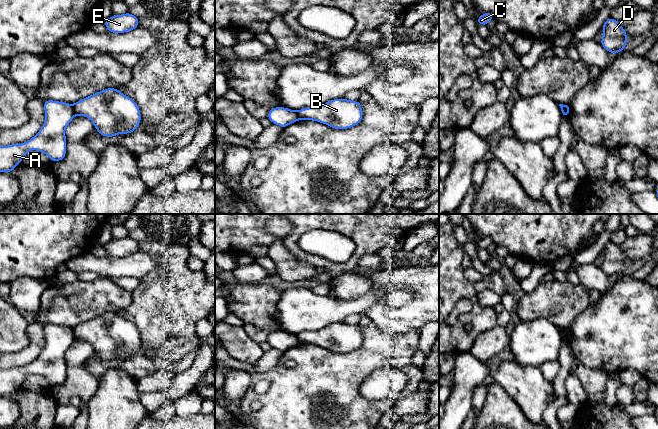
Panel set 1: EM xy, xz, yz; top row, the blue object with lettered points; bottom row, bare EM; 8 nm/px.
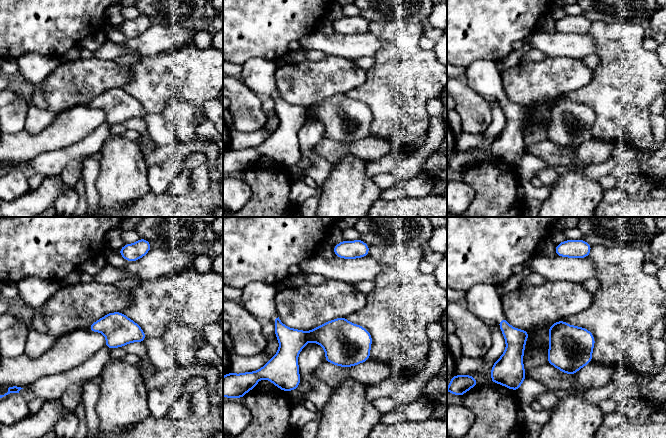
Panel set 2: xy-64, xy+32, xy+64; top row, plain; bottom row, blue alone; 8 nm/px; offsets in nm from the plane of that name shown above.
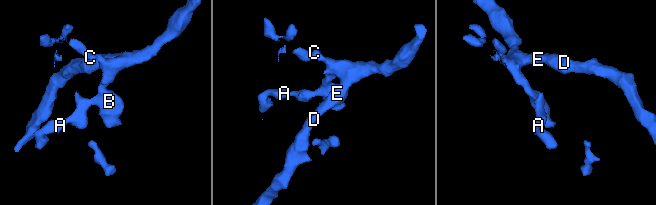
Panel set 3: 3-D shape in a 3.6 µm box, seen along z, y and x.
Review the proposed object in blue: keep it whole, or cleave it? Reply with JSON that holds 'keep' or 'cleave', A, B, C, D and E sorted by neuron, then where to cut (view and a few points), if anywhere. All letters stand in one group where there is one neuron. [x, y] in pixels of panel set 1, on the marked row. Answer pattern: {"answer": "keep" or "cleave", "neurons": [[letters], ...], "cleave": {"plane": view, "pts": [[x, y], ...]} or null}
{"answer": "cleave", "neurons": [["A"], ["B", "C", "D", "E"]], "cleave": {"plane": "xy", "pts": [[72, 105], [75, 113]]}}

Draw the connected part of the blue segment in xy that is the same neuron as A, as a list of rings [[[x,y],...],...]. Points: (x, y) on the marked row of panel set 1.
[[[55,100],[43,102],[45,122],[39,132],[22,144],[0,146],[0,172],[11,173],[30,150],[45,153],[53,162],[66,157],[65,128],[75,117],[72,104]]]

